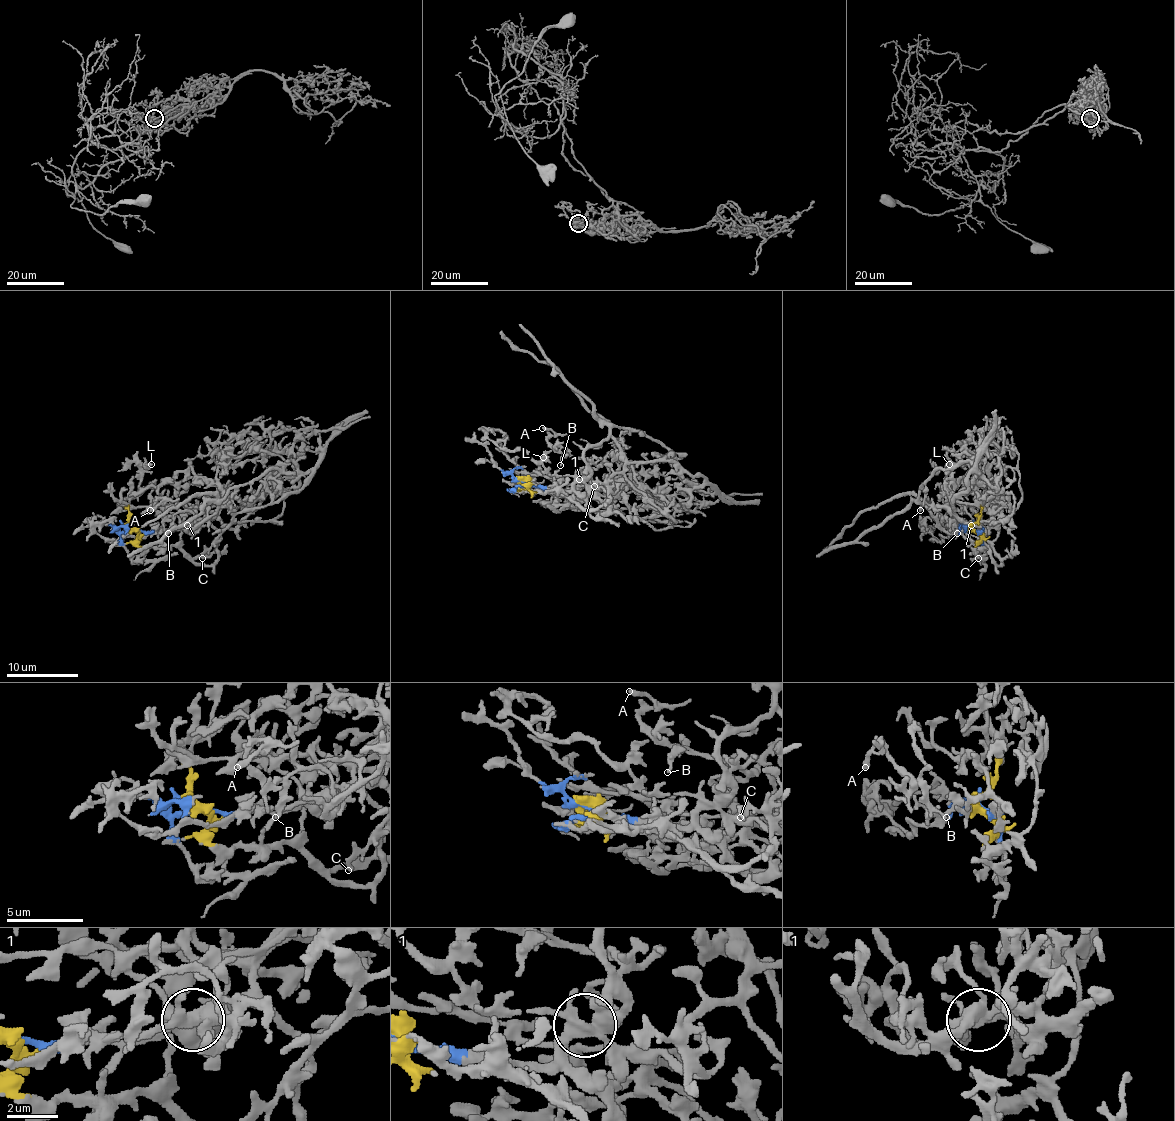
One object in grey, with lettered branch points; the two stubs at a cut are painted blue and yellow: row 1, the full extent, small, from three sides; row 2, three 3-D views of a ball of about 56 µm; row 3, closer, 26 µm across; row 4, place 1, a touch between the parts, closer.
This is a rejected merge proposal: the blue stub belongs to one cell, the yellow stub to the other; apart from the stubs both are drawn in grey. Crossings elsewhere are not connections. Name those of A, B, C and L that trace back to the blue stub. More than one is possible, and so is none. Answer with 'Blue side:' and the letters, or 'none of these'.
Blue side: A, B

